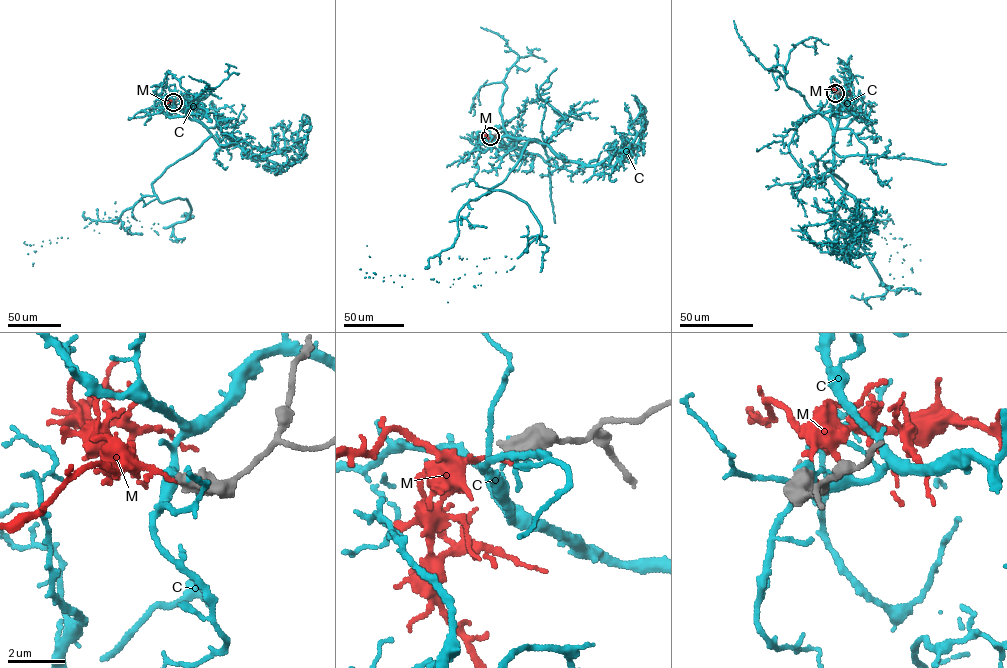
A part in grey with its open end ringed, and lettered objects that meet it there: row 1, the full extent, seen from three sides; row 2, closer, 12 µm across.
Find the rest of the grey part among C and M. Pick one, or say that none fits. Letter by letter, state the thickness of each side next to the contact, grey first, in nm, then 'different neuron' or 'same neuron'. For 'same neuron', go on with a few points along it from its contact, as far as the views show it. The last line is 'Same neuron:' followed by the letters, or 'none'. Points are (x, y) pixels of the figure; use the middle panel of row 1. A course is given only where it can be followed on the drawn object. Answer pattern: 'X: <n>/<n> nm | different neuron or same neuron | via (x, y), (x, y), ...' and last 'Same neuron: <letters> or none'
C: 700/240 nm | different neuron
M: 600/140 nm | different neuron
Same neuron: none

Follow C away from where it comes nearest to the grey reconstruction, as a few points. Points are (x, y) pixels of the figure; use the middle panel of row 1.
C: (490, 136), (503, 149), (537, 142), (463, 204), (454, 243), (428, 259), (431, 279), (366, 273), (367, 245)

